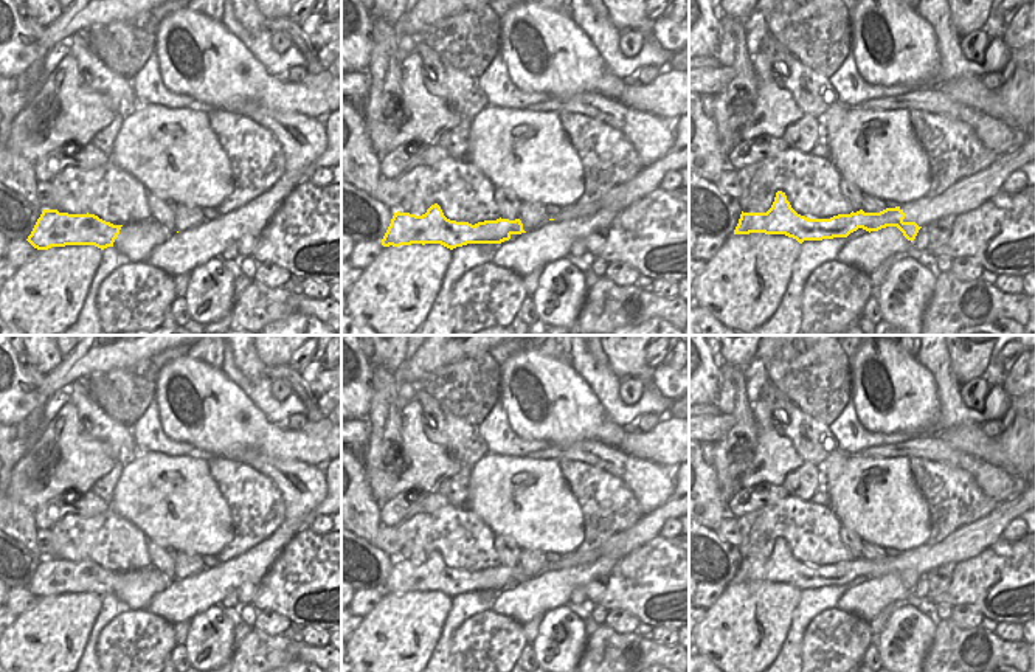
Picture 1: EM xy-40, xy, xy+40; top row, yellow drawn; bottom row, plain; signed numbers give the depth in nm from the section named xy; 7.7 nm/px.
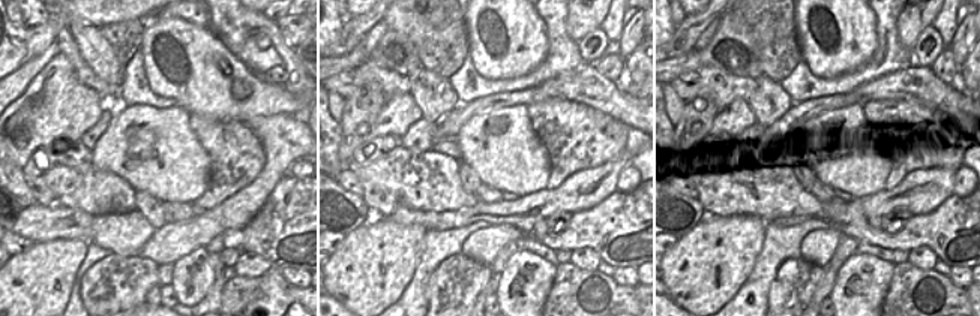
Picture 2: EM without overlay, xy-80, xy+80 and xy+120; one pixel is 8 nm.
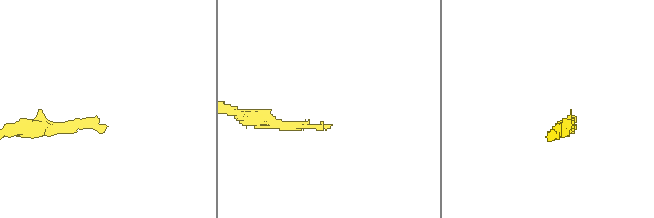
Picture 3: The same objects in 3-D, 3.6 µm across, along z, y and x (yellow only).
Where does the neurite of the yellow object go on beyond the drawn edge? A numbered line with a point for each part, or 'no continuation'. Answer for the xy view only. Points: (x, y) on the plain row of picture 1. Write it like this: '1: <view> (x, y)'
1: xy (647, 526)

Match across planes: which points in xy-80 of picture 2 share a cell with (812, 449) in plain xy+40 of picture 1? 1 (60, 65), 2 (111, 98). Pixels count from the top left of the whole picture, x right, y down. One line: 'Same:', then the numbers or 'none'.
Same: 2

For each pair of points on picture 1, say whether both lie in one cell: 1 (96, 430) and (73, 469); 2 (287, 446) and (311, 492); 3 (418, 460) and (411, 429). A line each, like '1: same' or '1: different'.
1: different
2: different
3: same

